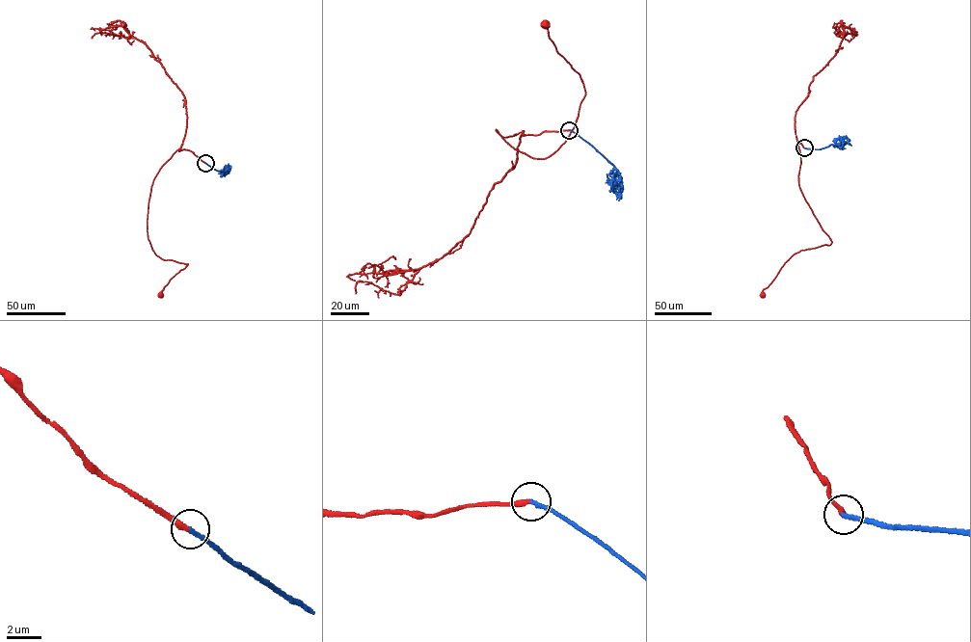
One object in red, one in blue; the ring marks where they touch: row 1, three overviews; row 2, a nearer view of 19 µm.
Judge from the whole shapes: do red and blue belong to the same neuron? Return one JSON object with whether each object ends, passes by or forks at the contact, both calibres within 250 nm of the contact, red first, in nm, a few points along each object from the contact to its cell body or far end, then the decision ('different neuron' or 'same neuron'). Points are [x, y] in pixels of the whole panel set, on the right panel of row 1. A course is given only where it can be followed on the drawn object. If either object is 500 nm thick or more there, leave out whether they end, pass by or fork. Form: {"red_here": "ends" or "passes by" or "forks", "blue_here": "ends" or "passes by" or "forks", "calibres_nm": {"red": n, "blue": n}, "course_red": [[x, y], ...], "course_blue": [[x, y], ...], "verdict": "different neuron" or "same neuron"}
{"red_here": "ends", "blue_here": "ends", "calibres_nm": {"red": 320, "blue": 240}, "course_red": [[803, 147], [801, 140], [796, 141], [799, 187], [832, 242], [795, 254], [763, 289], [763, 295]], "course_blue": [[803, 147], [823, 148], [849, 139]], "verdict": "same neuron"}

